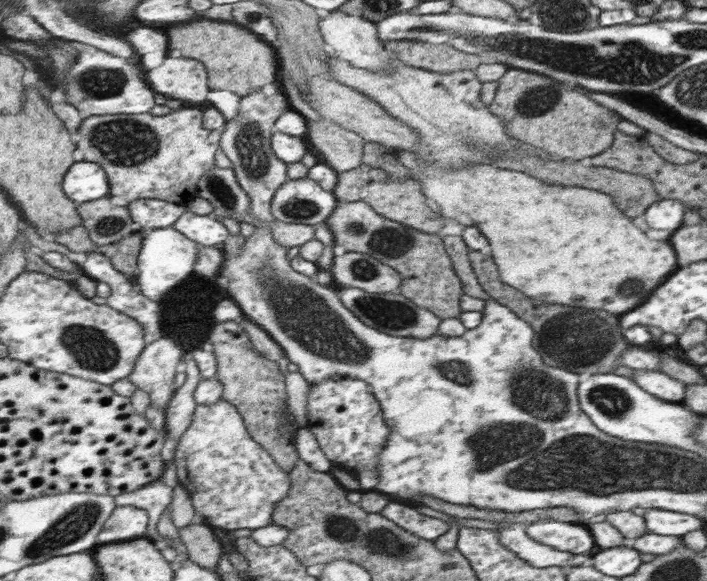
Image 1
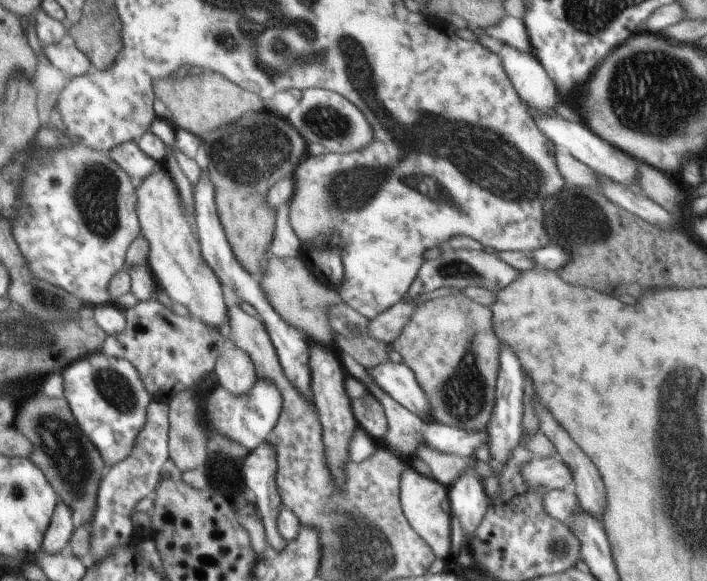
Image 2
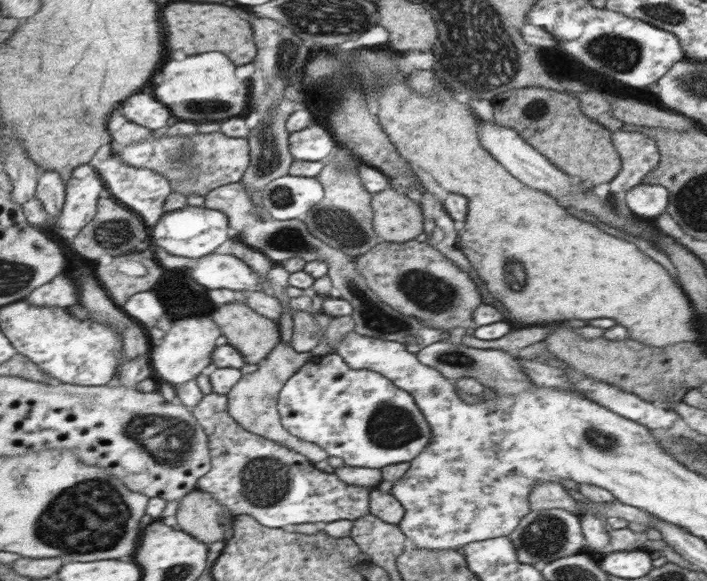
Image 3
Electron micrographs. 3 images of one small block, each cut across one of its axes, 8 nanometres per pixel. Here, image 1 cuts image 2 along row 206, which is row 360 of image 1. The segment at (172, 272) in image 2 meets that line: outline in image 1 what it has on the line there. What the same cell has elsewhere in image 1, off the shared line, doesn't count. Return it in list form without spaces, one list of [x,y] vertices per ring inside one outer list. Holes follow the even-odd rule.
[[[160,337],[148,341],[146,350],[136,363],[134,374],[127,376],[138,389],[144,389],[151,396],[151,405],[166,408],[168,400],[174,394],[174,376],[176,366],[184,349],[175,340]]]

